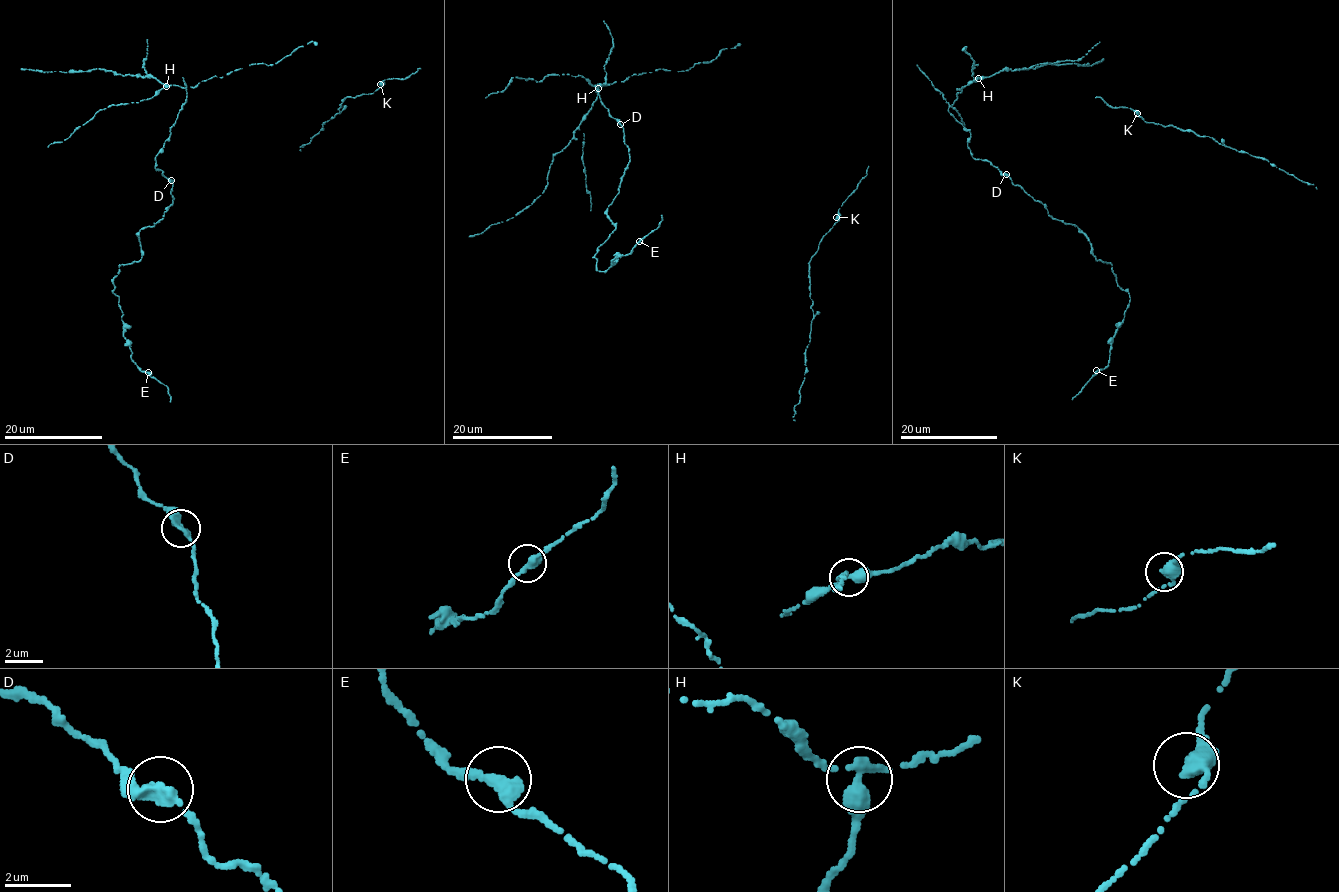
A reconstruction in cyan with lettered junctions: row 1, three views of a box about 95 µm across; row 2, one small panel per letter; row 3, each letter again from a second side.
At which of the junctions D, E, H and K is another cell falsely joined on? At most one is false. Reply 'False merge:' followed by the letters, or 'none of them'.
False merge: H

